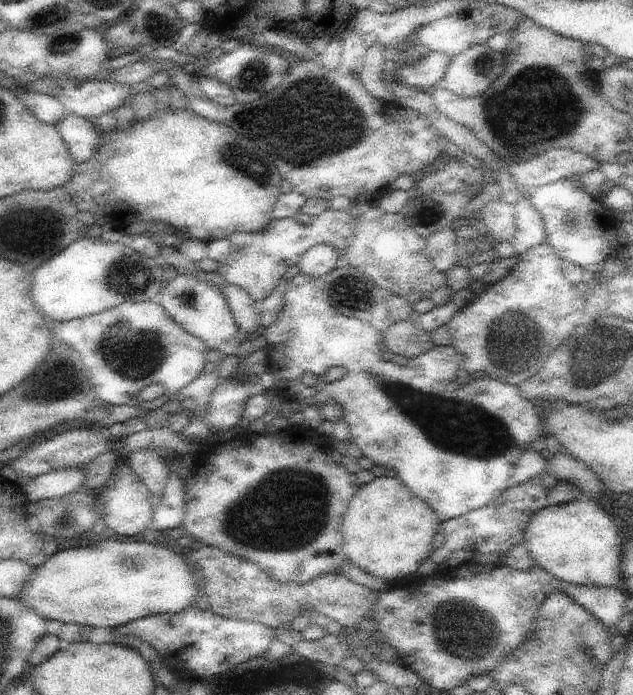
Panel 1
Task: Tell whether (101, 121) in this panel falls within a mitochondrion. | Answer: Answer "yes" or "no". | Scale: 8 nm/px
no

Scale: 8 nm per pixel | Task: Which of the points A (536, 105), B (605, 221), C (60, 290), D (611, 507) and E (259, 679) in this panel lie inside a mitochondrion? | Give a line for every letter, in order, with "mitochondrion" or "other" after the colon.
A: mitochondrion
B: other
C: other
D: other
E: mitochondrion

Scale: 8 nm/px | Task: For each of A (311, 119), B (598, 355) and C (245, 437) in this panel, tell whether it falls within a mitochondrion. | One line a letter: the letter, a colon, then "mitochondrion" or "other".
A: mitochondrion
B: mitochondrion
C: other

